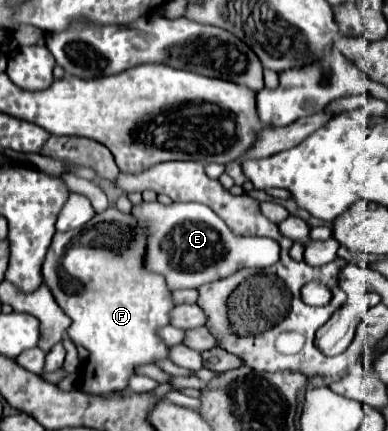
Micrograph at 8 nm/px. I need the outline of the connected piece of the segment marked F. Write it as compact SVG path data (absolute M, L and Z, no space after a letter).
M115 207L109 209L111 217L95 215L83 229L55 233L41 269L43 279L51 287L51 293L55 295L59 307L73 319L73 325L67 329L69 337L75 345L83 345L89 351L89 359L81 368L81 389L99 395L127 389L129 379L135 375L137 367L151 365L169 357L169 347L159 337L159 329L171 323L171 311L175 307L165 277L151 273L145 267L145 227L133 213L123 213Z

